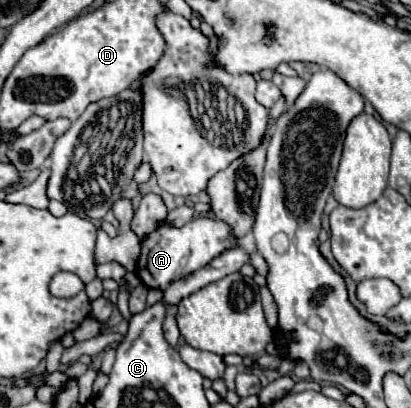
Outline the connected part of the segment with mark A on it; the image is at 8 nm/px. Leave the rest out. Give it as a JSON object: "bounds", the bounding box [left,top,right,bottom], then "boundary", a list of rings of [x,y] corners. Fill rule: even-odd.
{"bounds":[137,217,237,289],"boundary":[[[197,217],[183,227],[171,227],[163,223],[141,243],[141,257],[137,265],[139,279],[153,289],[167,289],[173,281],[191,275],[193,271],[207,265],[211,259],[219,257],[219,253],[237,247],[237,239],[233,229],[215,217]]]}

